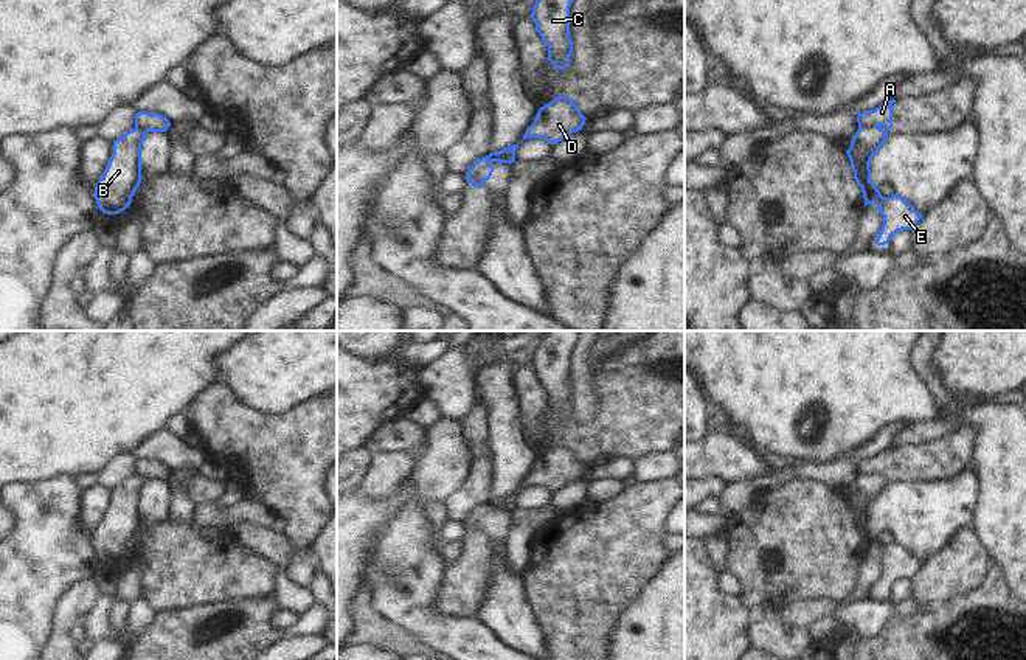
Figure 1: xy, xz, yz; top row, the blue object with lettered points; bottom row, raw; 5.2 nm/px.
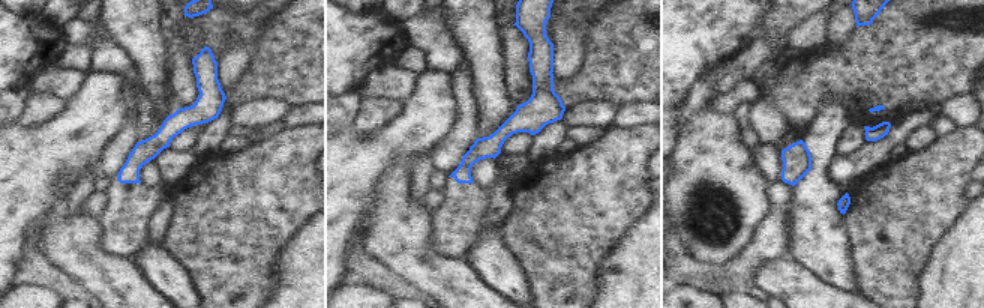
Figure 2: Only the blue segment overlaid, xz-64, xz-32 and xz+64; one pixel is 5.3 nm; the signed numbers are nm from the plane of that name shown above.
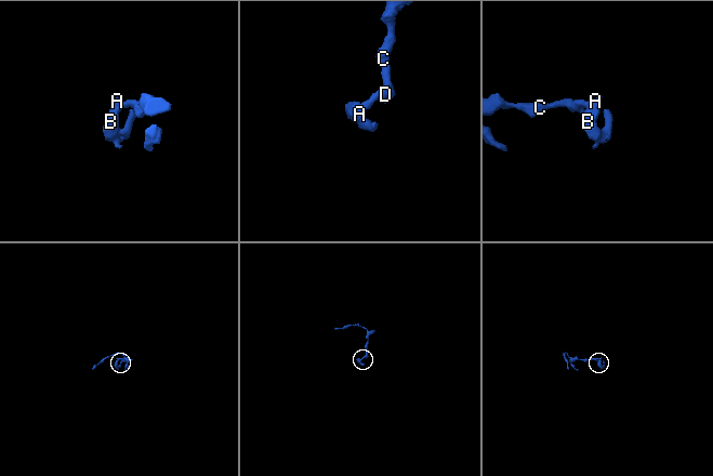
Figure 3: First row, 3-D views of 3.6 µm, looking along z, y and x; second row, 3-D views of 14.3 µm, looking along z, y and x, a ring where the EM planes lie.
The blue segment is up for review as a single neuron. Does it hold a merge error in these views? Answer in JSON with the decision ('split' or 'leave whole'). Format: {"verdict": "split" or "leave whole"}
{"verdict": "split"}

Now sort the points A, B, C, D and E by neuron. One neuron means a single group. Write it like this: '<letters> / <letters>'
A C D / B E

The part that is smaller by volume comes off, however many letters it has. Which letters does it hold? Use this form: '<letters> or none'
B, E

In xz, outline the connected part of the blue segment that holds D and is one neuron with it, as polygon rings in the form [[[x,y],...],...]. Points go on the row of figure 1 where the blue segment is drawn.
[[[557,96],[539,109],[523,140],[545,138],[549,144],[556,144],[567,135],[582,130],[585,120],[587,118],[570,98]]]

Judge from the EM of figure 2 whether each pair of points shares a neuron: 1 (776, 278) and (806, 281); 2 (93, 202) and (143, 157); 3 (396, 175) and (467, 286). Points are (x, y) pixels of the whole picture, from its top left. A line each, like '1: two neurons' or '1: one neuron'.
1: one neuron
2: two neurons
3: one neuron

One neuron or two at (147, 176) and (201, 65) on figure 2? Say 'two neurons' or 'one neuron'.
two neurons

